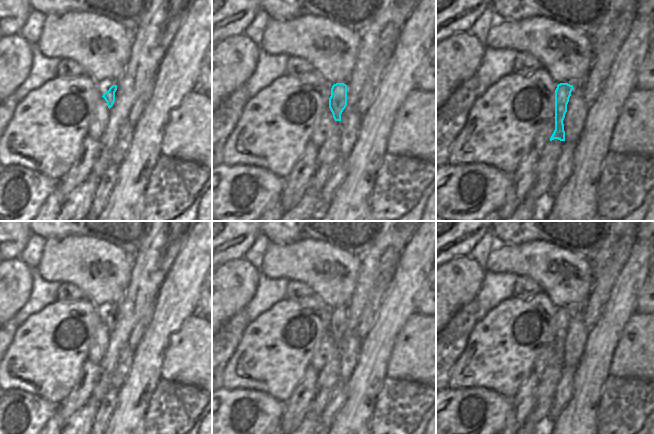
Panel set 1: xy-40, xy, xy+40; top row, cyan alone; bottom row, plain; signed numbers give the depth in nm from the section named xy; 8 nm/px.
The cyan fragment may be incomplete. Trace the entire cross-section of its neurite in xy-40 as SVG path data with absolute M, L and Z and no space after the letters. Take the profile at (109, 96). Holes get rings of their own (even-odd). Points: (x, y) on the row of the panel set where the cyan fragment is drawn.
M108 81L101 85L101 96L107 102L107 106L110 109L115 102L115 92L119 81Z

